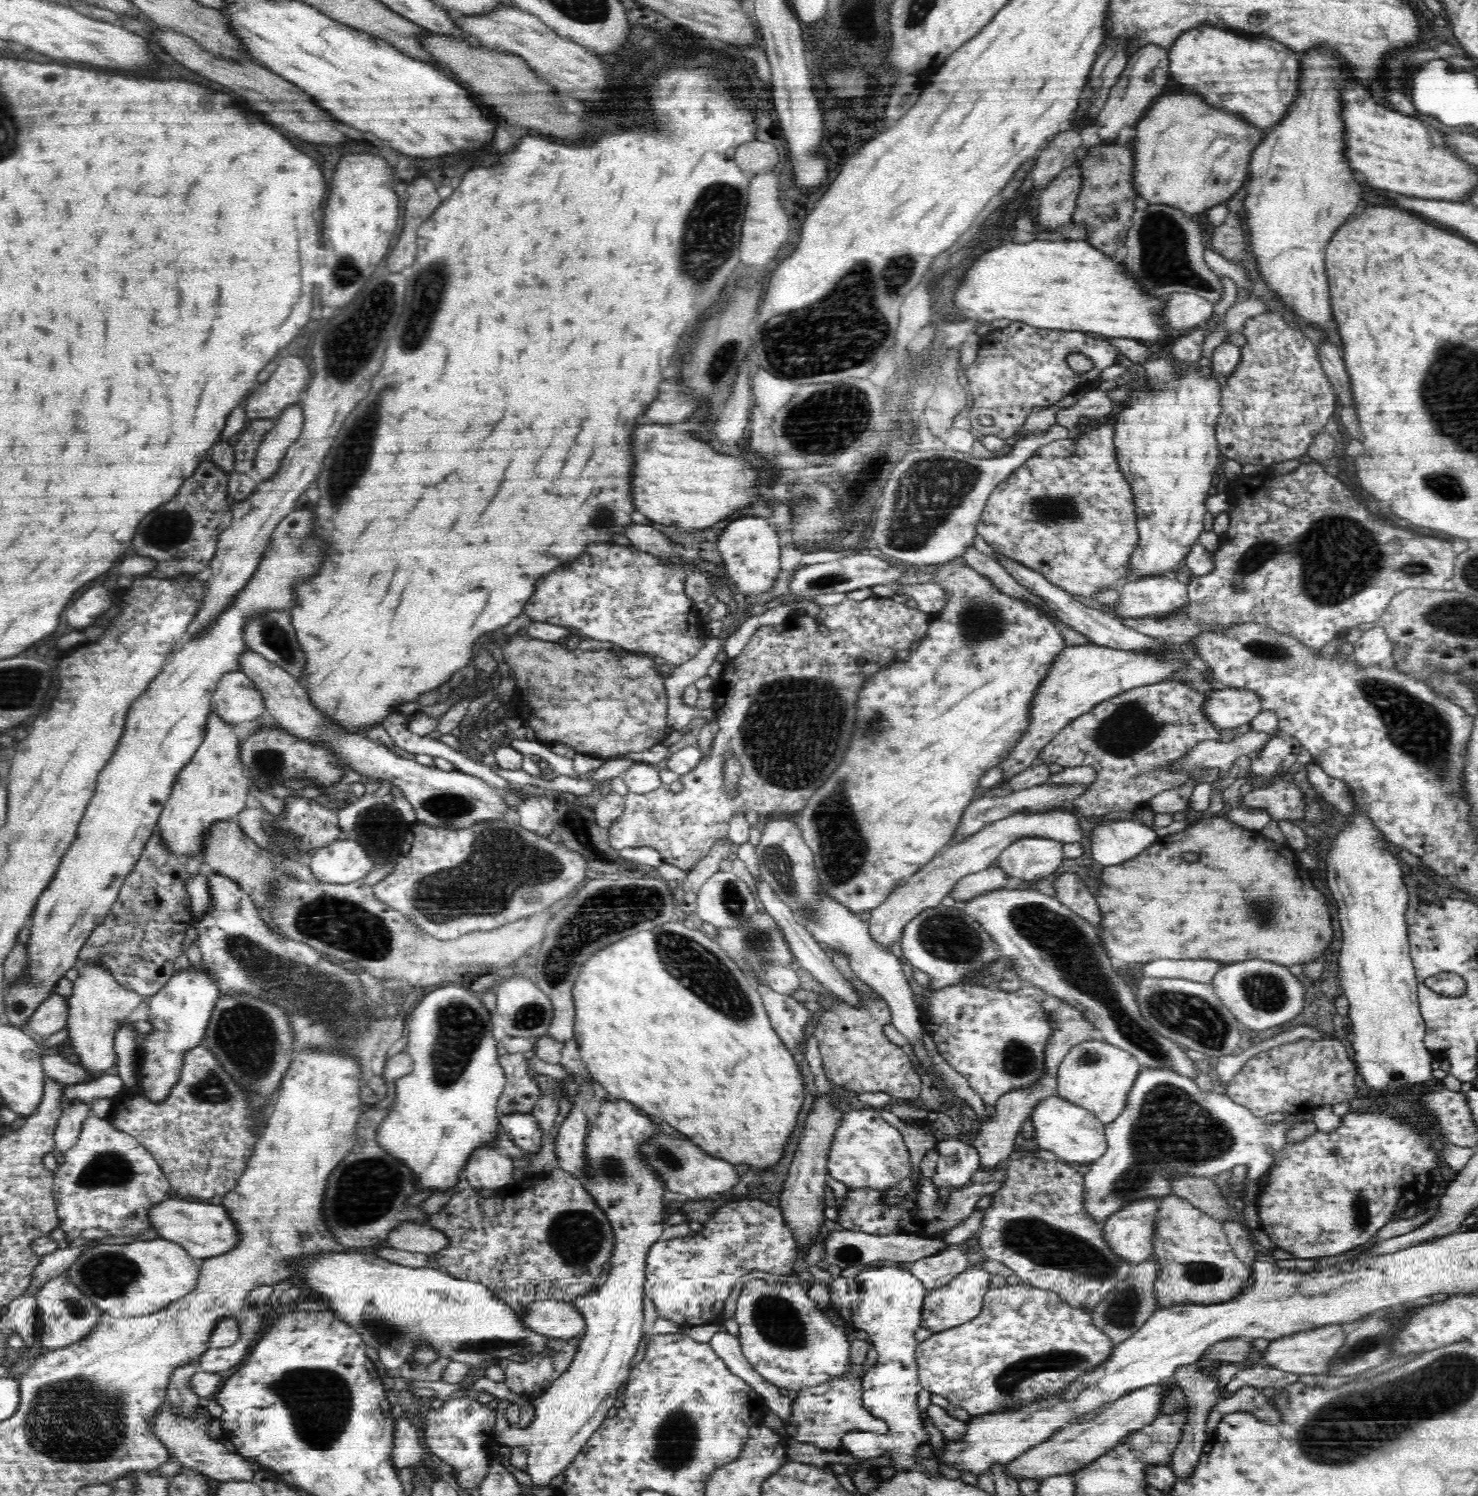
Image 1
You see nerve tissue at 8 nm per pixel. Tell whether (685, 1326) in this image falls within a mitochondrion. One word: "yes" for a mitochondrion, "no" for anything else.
no

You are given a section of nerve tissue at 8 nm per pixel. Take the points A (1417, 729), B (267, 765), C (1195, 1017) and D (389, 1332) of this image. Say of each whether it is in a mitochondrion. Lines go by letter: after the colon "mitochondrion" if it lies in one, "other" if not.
A: mitochondrion
B: mitochondrion
C: mitochondrion
D: mitochondrion

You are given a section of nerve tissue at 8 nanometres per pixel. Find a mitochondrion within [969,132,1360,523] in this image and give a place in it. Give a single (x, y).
(1163, 259)

